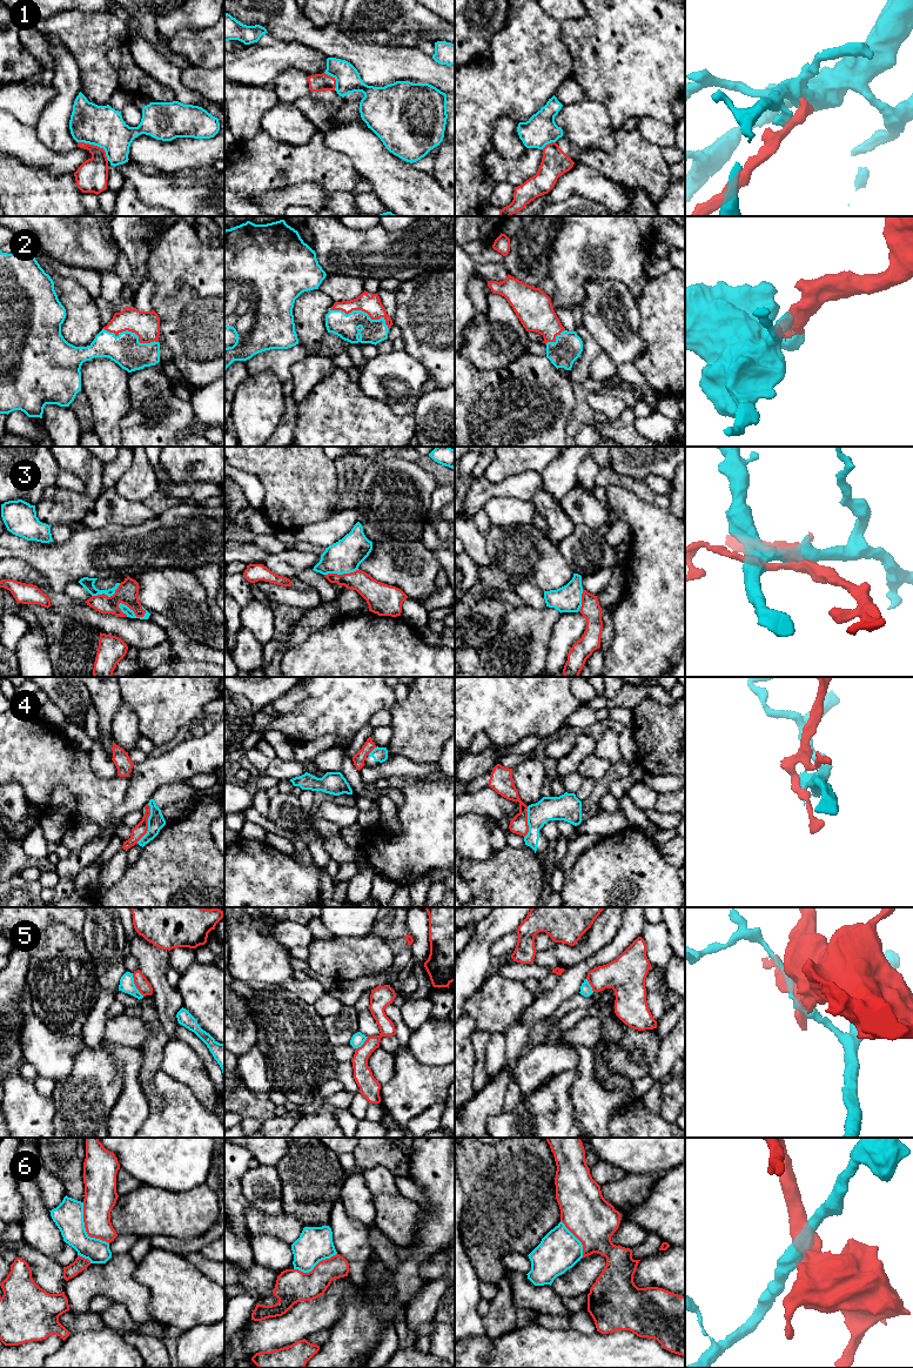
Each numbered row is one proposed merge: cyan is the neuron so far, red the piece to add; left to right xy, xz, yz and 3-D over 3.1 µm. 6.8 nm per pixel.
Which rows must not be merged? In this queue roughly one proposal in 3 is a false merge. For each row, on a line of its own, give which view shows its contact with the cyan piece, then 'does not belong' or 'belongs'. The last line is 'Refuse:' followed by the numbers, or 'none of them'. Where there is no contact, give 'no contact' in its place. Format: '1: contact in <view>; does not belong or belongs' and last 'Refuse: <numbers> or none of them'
1: contact in xy; does not belong
2: contact in xz; belongs
3: contact in xy; does not belong
4: contact in xy; does not belong
5: contact in xy; does not belong
6: contact in xy; does not belong
Refuse: 1, 3, 4, 5, 6

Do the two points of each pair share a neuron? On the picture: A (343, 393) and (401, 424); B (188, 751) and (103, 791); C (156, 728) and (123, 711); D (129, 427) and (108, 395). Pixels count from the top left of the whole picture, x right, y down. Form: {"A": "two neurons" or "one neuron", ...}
{"A": "one neuron", "B": "two neurons", "C": "two neurons", "D": "two neurons"}

